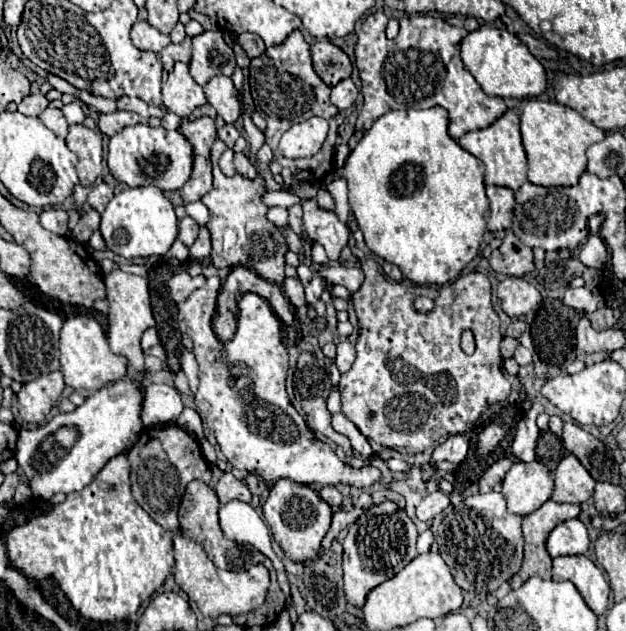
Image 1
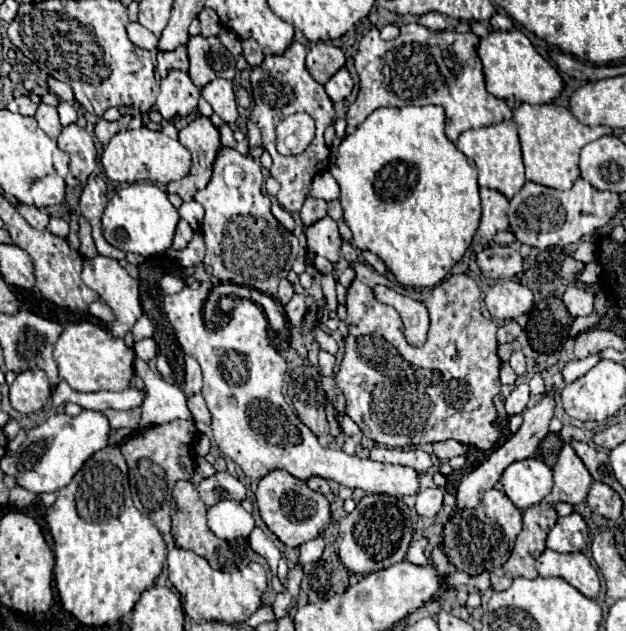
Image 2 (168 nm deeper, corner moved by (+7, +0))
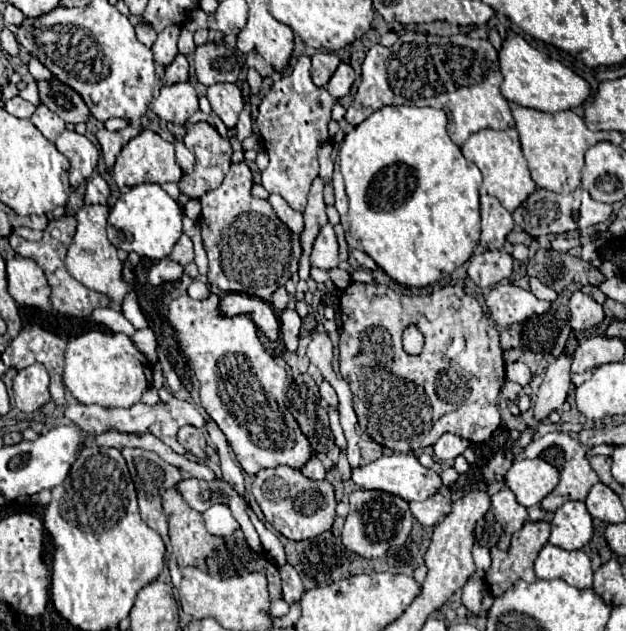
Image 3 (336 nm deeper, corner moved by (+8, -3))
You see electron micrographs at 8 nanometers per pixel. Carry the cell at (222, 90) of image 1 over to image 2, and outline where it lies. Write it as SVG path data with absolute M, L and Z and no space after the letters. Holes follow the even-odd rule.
M214 78L210 84L202 88L202 96L226 124L232 124L238 118L232 84L228 80Z

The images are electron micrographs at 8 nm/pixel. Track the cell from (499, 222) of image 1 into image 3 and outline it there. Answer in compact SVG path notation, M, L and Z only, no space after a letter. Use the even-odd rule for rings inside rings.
M481 195L481 245L485 249L501 249L513 225L511 213L495 197Z

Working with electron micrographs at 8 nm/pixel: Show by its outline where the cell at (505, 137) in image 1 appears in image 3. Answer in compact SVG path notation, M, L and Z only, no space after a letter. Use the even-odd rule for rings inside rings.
M483 129L483 131L477 131L461 145L461 151L463 151L467 161L473 161L481 169L483 189L489 195L497 197L509 213L513 213L537 189L535 181L529 175L527 161L521 153L517 129L503 129L503 131Z

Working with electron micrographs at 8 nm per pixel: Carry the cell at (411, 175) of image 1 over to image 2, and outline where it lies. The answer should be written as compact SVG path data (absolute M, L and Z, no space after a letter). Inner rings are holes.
M406 106L374 110L342 140L330 172L340 184L340 204L344 220L354 234L352 244L380 256L402 286L436 286L472 244L482 216L476 166L446 138L442 108Z

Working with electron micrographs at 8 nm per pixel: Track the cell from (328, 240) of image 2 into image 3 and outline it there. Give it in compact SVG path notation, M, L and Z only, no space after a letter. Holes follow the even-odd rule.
M327 223L313 245L311 251L311 267L319 267L319 269L333 269L339 265L339 255L337 255L337 239L335 239L335 231L333 225Z

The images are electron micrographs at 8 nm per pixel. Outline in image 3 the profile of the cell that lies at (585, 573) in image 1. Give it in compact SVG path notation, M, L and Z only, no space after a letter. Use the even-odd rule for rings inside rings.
M547 543L535 561L537 579L563 579L577 589L593 585L591 561L583 551L567 551Z

